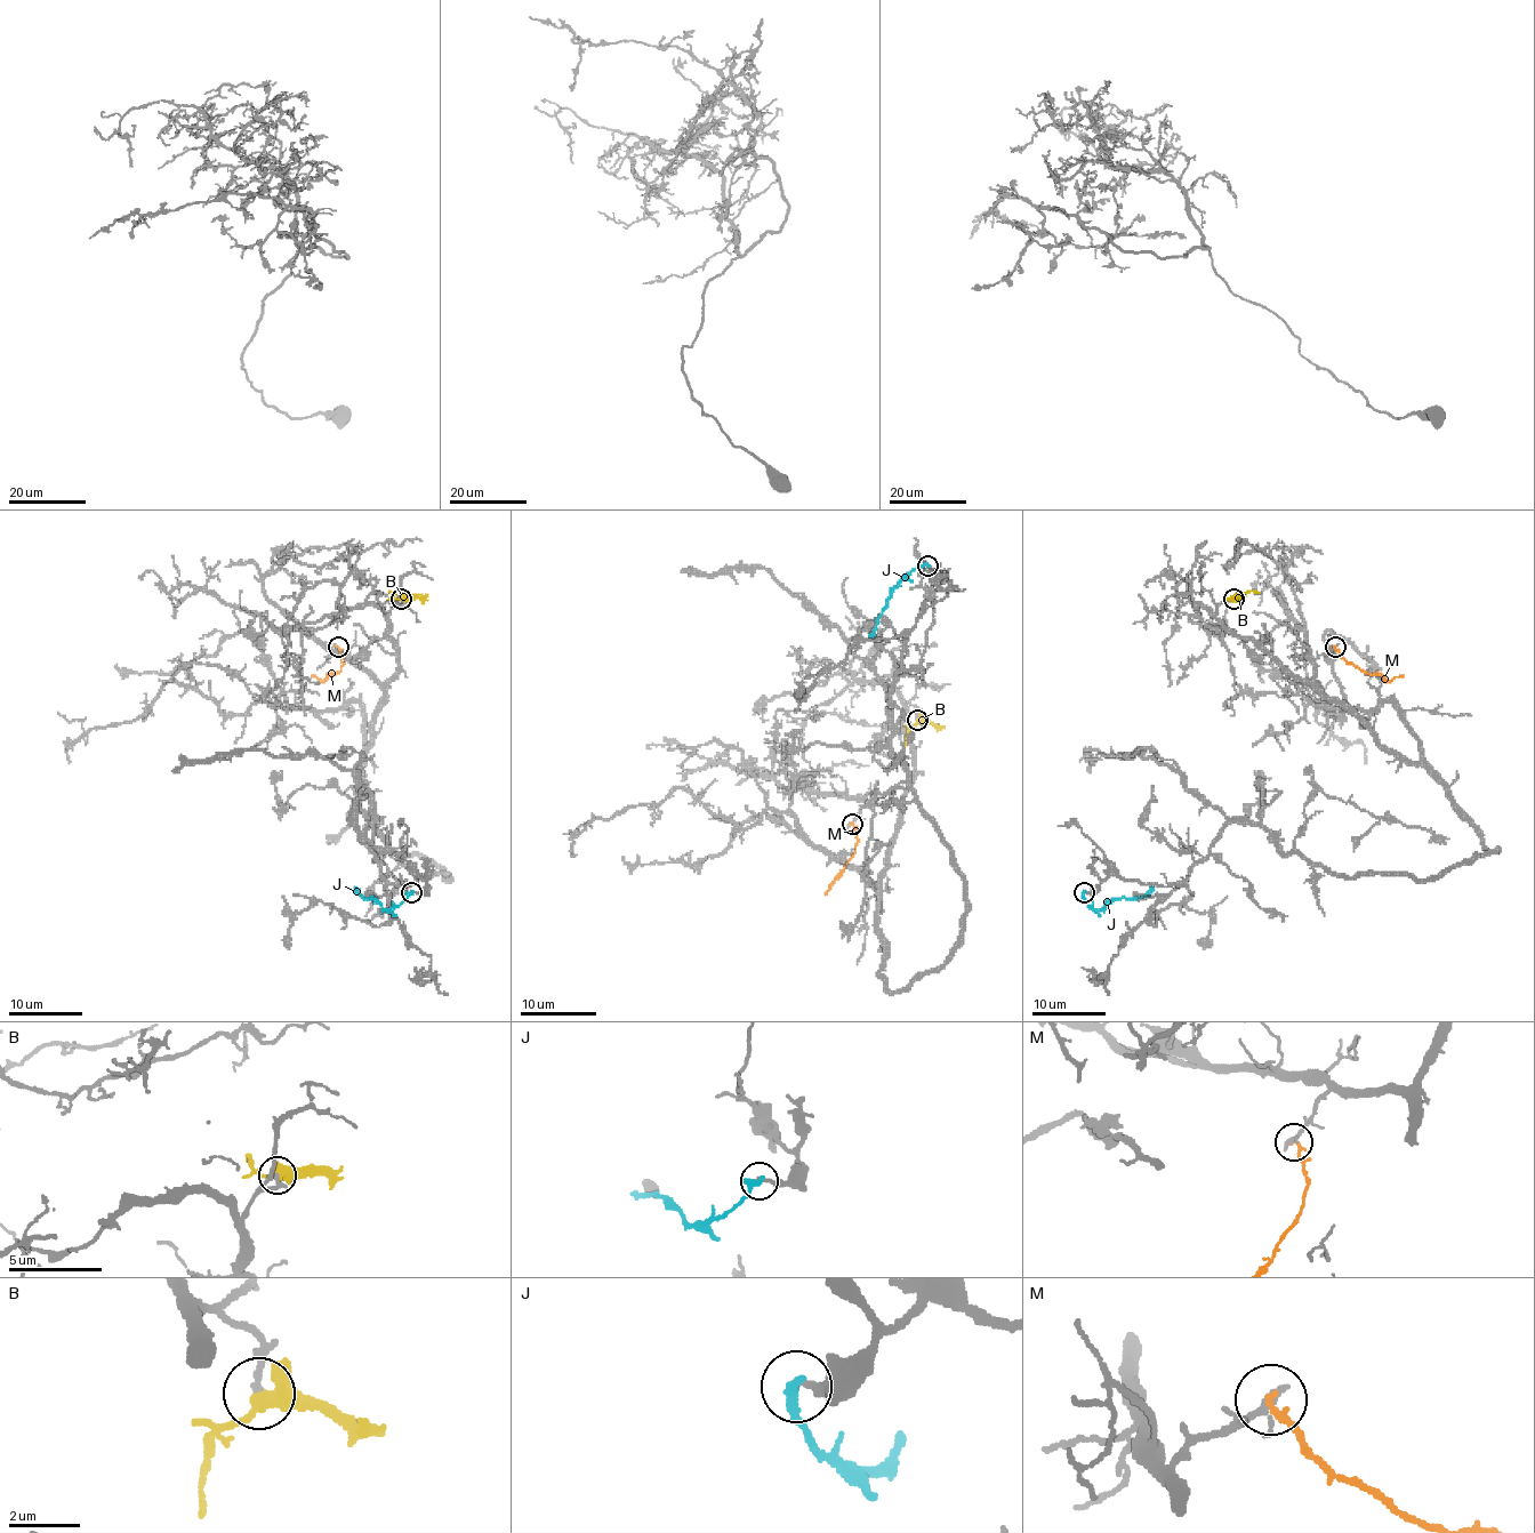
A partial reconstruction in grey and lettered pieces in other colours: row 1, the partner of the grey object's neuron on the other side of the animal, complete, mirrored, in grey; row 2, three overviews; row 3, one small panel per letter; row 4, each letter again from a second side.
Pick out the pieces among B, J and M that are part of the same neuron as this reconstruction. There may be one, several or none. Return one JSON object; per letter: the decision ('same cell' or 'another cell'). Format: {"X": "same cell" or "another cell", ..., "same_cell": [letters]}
{"B": "same cell", "J": "another cell", "M": "another cell", "same_cell": ["B"]}

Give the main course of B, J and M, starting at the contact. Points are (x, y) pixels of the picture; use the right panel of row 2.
B: (1234, 598), (1260, 592)
J: (1083, 892), (1083, 899), (1091, 907), (1102, 908), (1118, 898), (1140, 898), (1154, 887)
M: (1335, 648), (1348, 663), (1387, 681), (1404, 675)

